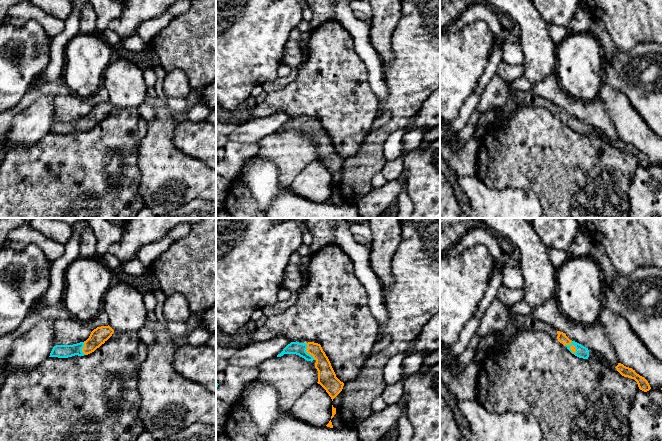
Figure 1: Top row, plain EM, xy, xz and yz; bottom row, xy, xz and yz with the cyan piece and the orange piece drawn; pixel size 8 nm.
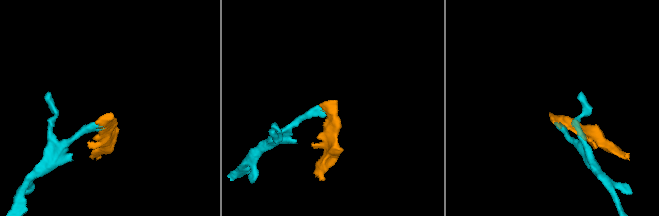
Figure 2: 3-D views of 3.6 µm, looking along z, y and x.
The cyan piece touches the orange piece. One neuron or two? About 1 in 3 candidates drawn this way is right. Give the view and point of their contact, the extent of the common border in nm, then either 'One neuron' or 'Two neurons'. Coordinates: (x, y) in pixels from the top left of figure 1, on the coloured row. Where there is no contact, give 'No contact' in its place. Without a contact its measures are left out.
Touches cyan at xz (305, 350). Shared border 170 nm. One neuron

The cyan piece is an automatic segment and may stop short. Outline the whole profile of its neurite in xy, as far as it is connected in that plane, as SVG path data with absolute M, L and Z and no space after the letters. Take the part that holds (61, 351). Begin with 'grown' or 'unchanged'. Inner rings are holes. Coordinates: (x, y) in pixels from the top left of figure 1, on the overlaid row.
grown; M109 325L97 327L85 342L54 346L49 357L68 358L75 355L88 355L104 344L113 333L114 330Z

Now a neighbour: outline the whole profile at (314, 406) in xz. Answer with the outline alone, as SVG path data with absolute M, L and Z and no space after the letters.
M317 383L296 400L289 412L296 419L305 423L326 426L332 416L332 399L326 390Z

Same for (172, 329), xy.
M166 322L166 333L169 336L186 336L187 326L182 323Z

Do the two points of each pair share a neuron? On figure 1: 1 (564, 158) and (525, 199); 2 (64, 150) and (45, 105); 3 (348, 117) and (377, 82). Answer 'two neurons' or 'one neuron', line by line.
1: two neurons
2: two neurons
3: two neurons

